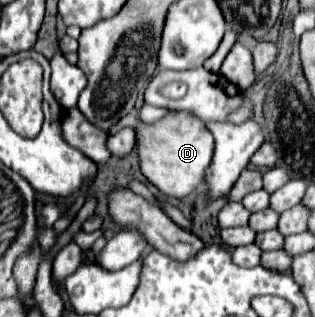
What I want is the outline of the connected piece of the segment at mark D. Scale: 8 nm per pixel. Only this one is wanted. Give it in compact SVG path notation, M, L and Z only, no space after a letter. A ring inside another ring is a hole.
M176 111L152 125L146 125L138 121L134 115L126 115L111 127L109 133L116 134L126 125L134 127L136 131L142 173L166 197L184 199L190 193L194 193L200 185L206 183L206 169L210 167L212 155L214 155L214 139L212 139L212 133L206 129L206 125L198 117L186 111Z

